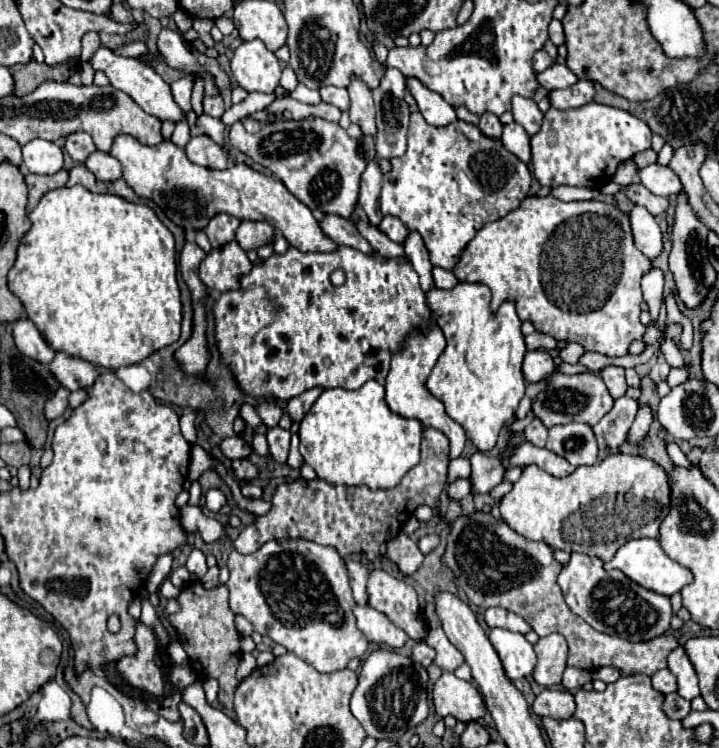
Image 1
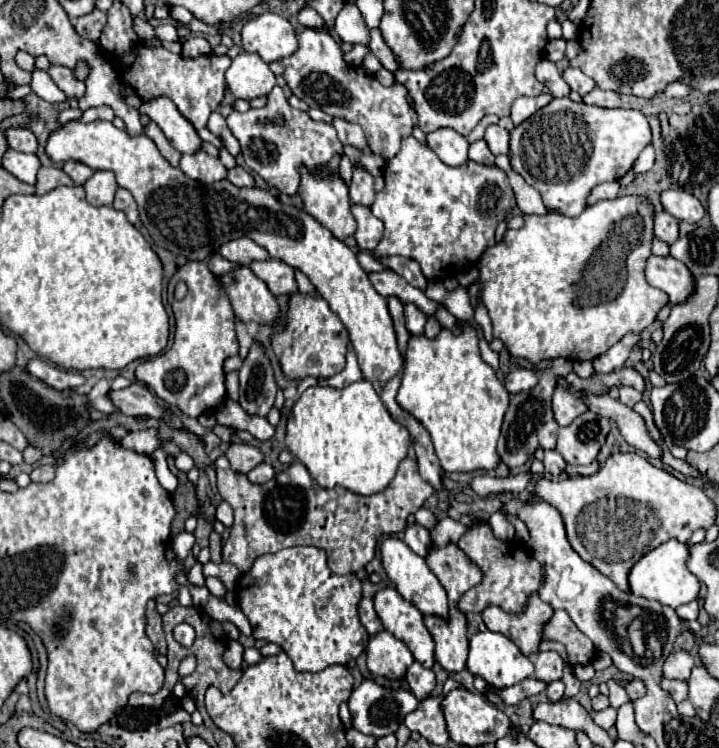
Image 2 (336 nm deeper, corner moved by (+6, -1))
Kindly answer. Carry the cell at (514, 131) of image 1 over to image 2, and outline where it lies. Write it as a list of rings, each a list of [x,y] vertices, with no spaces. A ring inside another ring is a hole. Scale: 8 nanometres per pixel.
[[[489,125],[485,129],[485,143],[493,155],[509,153],[509,133],[499,125]]]

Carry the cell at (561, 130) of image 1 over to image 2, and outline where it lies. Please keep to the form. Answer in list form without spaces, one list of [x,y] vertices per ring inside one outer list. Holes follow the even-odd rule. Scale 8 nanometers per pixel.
[[[553,99],[513,129],[509,159],[511,167],[541,193],[549,211],[579,217],[591,189],[605,181],[619,181],[649,143],[649,123],[635,109],[601,109],[571,99]]]

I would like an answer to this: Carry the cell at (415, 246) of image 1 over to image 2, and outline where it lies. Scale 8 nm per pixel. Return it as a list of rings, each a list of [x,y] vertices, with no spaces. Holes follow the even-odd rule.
[[[405,305],[405,327],[411,335],[423,335],[427,317],[415,307],[415,305]]]

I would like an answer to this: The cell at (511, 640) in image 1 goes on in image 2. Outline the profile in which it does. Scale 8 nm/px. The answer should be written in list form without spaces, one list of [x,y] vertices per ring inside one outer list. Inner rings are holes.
[[[485,631],[485,633],[477,633],[471,637],[469,641],[469,659],[467,659],[467,669],[473,675],[483,677],[489,685],[503,689],[503,687],[511,687],[521,683],[523,679],[533,675],[533,663],[529,657],[525,657],[517,645],[507,639],[501,633],[493,633],[493,631]]]

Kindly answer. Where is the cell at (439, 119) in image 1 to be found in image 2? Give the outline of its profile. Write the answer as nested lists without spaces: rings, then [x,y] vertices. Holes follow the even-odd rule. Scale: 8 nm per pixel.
[[[437,129],[437,133],[429,133],[427,143],[449,167],[459,167],[467,161],[469,143],[453,129]]]

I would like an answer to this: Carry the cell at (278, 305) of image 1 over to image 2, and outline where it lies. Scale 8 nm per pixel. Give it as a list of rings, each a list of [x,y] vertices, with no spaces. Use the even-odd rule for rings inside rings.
[[[295,293],[289,301],[289,323],[285,327],[285,333],[281,331],[273,337],[273,347],[281,361],[281,369],[289,379],[305,379],[307,375],[327,379],[345,367],[347,337],[347,329],[329,309],[325,299]]]

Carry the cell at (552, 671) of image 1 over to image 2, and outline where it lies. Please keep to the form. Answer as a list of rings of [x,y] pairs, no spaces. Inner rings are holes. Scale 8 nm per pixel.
[[[543,651],[533,657],[535,665],[535,679],[541,679],[545,683],[557,681],[563,675],[563,659],[555,651]]]

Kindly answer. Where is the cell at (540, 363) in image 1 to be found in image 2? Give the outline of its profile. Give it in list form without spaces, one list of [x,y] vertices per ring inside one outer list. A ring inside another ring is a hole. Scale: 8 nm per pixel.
[[[513,369],[507,377],[505,377],[505,389],[509,393],[521,393],[521,391],[529,391],[537,385],[539,377],[535,371],[531,369]]]

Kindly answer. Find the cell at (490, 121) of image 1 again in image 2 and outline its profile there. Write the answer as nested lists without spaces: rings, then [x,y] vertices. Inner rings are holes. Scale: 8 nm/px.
[[[483,139],[469,147],[469,159],[479,165],[495,165],[495,155],[489,153],[489,147],[485,145]]]

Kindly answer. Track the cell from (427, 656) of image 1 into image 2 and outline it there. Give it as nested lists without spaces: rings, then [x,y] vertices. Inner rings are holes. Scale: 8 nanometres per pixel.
[[[413,663],[409,669],[407,669],[407,683],[409,683],[409,689],[411,693],[423,701],[431,695],[431,691],[435,689],[435,673],[431,669],[425,669],[421,663]]]

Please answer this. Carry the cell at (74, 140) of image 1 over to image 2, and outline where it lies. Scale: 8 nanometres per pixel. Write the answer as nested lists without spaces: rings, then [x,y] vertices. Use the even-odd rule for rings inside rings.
[[[67,161],[63,165],[63,171],[73,179],[75,185],[85,185],[85,181],[93,175],[93,169],[89,169],[87,165],[81,165],[77,161]]]

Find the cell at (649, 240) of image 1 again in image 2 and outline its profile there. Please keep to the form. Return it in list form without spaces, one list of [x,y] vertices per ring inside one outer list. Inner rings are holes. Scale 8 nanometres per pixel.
[[[651,255],[645,269],[649,285],[665,291],[673,305],[683,305],[695,293],[695,277],[673,257]]]

